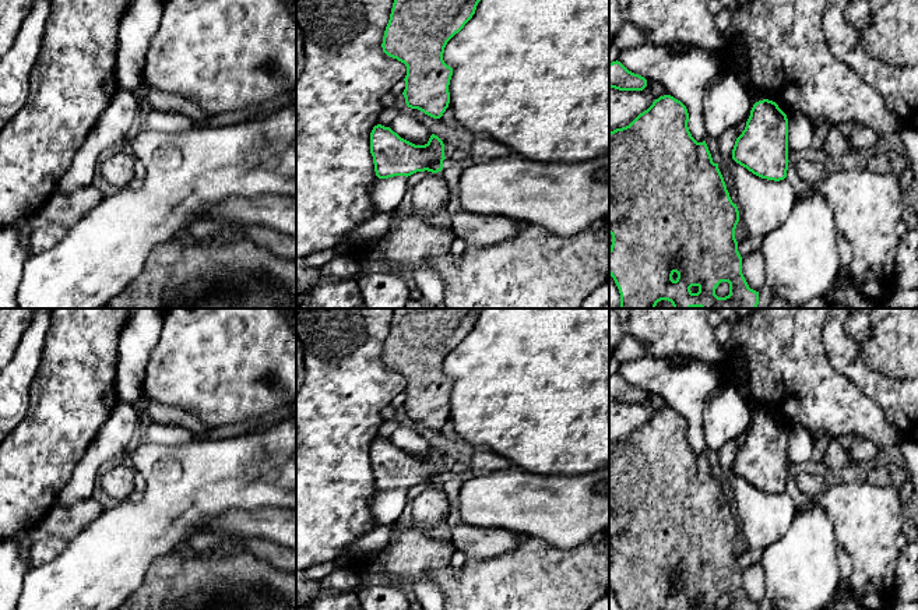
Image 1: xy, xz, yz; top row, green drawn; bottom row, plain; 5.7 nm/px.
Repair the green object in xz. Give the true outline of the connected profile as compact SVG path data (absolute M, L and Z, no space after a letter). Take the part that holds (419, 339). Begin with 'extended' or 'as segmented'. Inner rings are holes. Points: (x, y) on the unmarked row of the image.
as segmented; M394 308L388 336L383 349L383 364L407 378L405 416L425 427L440 431L450 416L449 398L453 381L443 373L447 355L475 327L482 308Z

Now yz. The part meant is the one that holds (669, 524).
as segmented; M664 408L629 438L609 445L609 588L620 610L718 610L715 602L721 595L729 596L725 610L759 610L742 586L742 570L735 551L738 519L706 454L697 455L692 449L687 434L686 419Z

